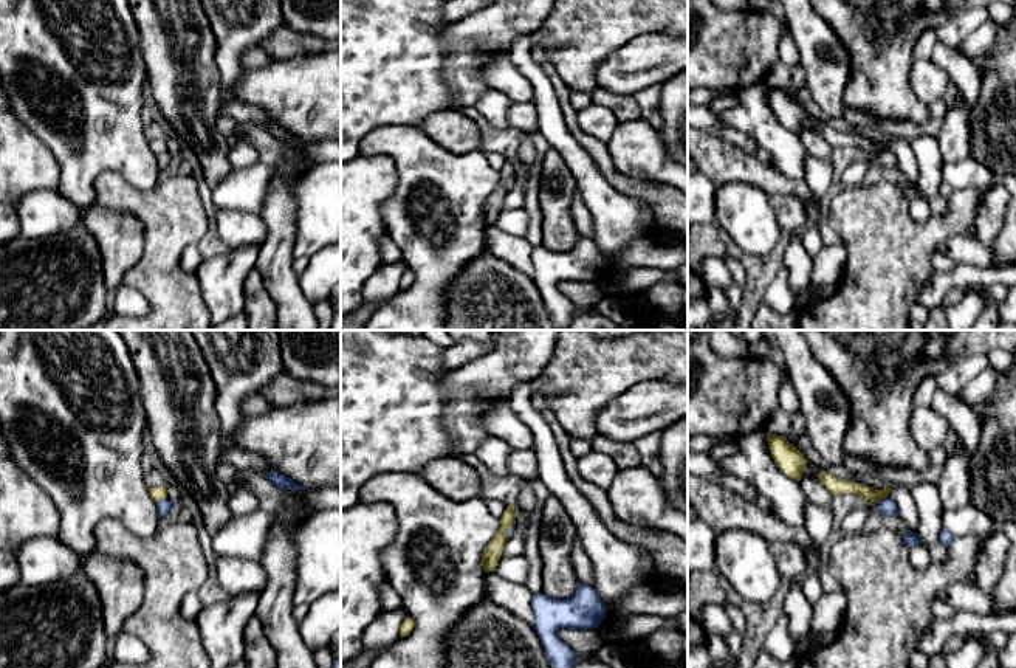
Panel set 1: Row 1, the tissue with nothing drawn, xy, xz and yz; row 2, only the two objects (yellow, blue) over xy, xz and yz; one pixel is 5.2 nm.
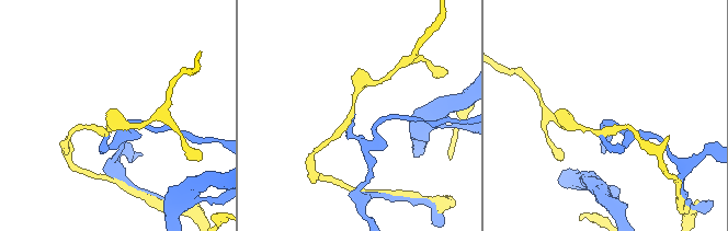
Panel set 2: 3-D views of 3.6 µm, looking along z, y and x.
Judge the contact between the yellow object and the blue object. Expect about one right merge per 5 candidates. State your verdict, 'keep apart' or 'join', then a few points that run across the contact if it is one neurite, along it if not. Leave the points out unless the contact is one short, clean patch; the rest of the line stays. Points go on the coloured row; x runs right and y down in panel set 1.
keep apart

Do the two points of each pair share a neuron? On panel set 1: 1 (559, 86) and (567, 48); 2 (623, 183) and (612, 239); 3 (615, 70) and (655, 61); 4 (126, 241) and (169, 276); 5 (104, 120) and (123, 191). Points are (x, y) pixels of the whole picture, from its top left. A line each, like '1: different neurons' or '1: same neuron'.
1: different neurons
2: different neurons
3: same neuron
4: different neurons
5: different neurons

